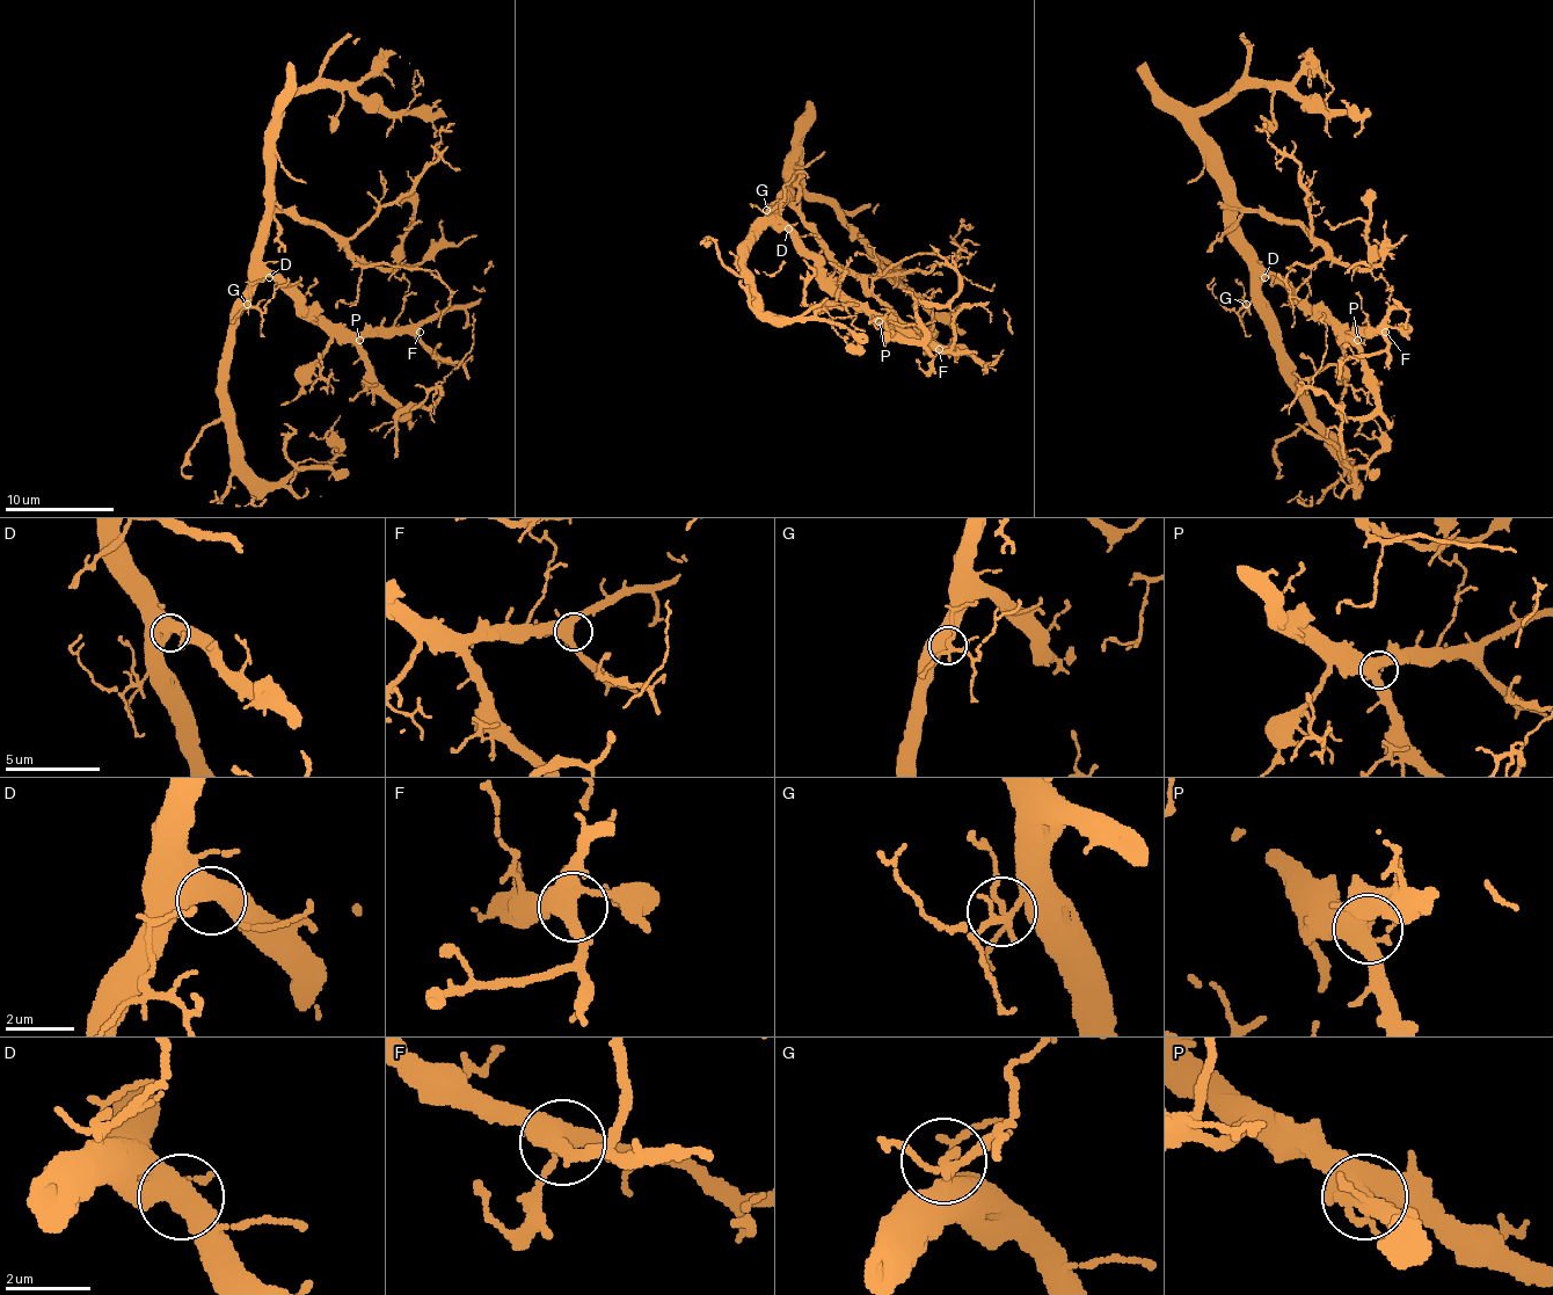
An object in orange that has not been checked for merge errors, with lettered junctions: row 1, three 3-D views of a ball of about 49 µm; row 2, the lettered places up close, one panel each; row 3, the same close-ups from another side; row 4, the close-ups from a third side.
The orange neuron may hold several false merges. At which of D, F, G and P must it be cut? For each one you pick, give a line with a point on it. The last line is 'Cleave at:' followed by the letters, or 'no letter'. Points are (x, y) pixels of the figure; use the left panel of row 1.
Cleave at: no letter

